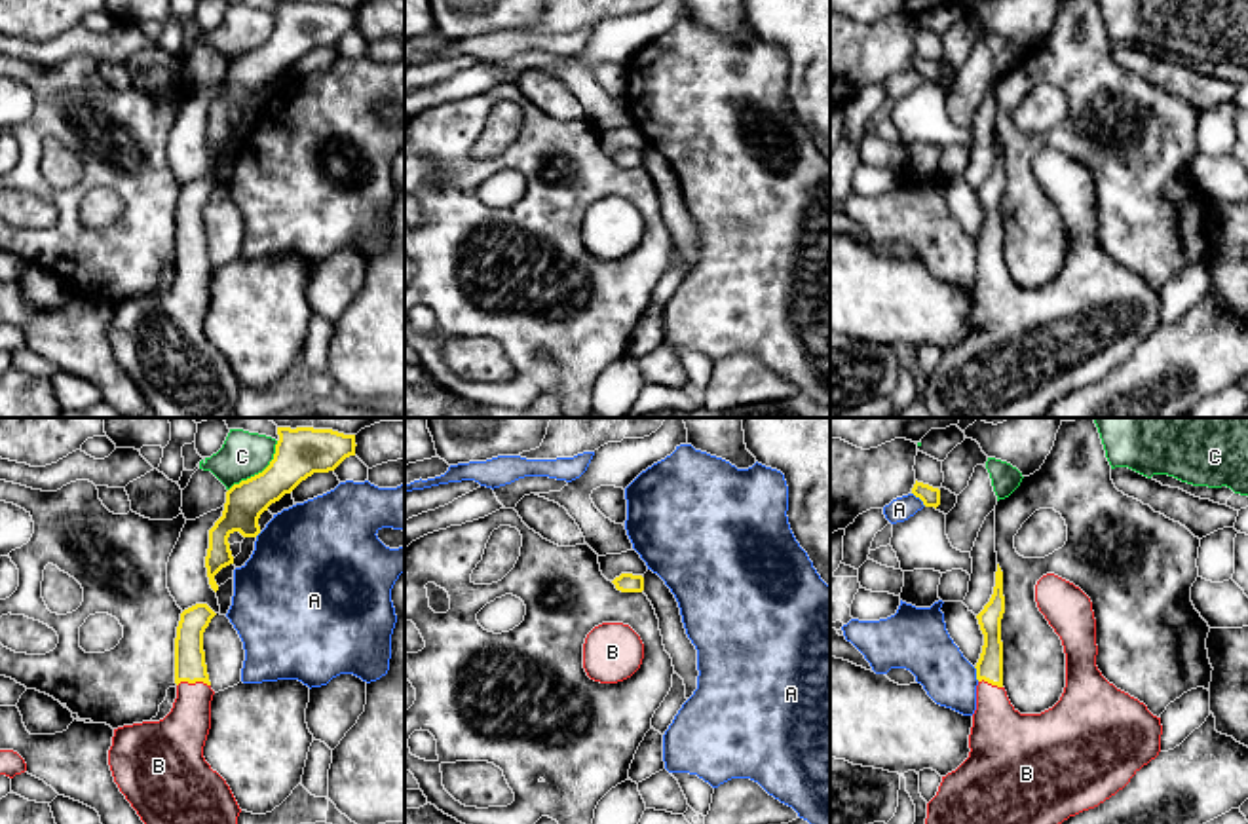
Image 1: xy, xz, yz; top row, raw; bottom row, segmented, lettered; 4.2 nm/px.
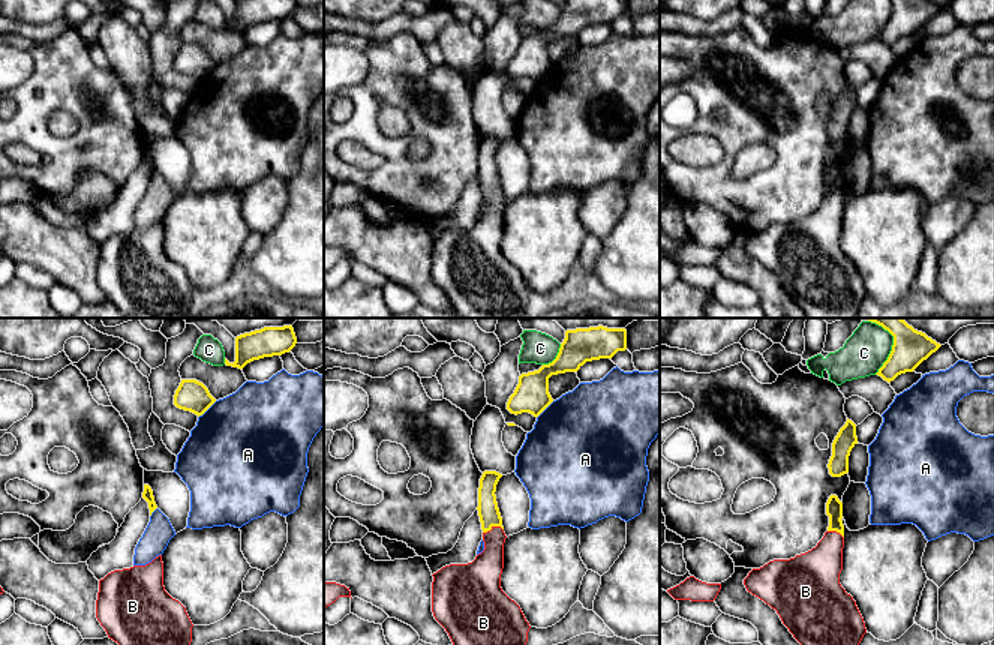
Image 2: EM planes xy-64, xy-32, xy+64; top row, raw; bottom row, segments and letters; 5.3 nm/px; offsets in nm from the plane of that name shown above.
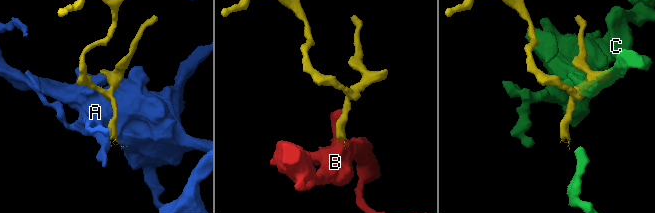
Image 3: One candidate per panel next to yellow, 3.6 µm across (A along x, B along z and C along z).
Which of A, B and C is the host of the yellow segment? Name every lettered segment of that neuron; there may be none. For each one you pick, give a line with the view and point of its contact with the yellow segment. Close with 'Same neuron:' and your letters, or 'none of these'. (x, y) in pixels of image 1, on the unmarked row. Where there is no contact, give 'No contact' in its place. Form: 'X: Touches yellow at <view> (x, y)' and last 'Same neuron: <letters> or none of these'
B: Touches yellow at xy (192, 257)
Same neuron: B

